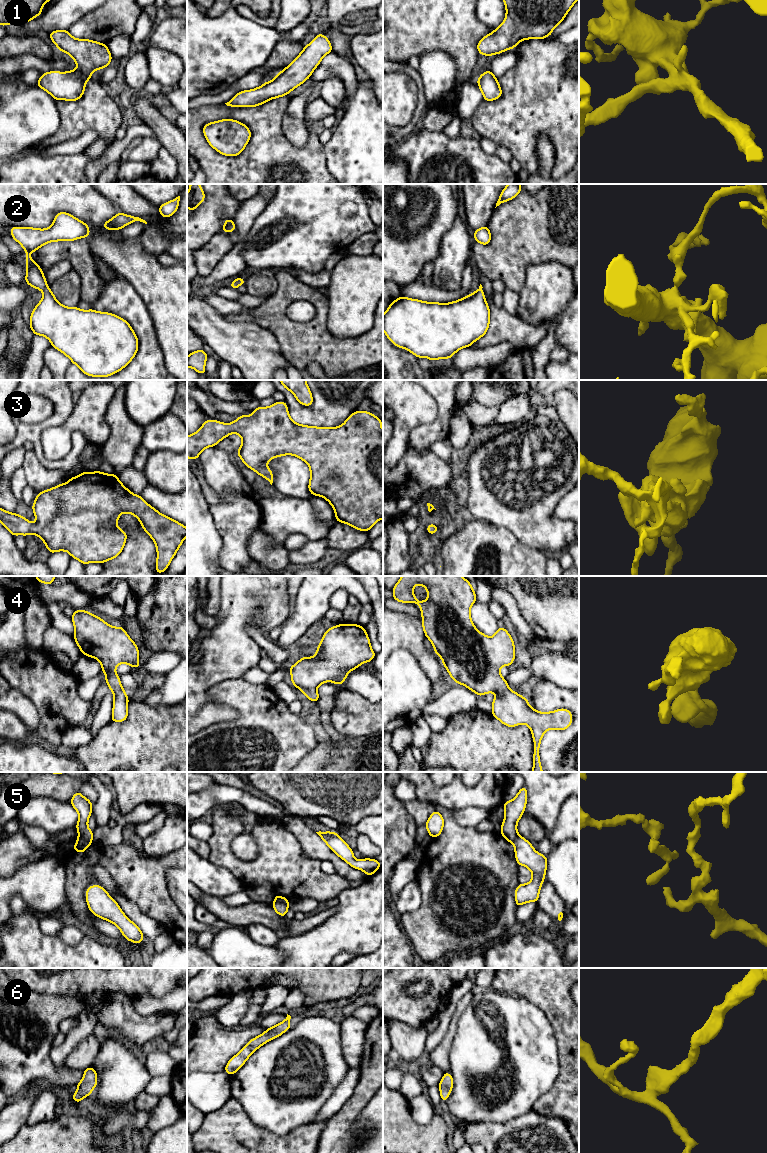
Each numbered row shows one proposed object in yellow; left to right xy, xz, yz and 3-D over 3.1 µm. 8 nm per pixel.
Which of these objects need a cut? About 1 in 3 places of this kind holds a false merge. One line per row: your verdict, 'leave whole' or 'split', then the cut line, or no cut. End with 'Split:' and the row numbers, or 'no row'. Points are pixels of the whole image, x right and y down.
1: leave whole; cut none
2: leave whole; cut none
3: leave whole; cut none
4: leave whole; cut none
5: split; cut xy (78, 838), (91, 842)
6: leave whole; cut none
Split: 5

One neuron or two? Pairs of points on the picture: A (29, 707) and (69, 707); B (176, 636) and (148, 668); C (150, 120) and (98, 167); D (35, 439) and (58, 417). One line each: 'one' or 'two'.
A: two
B: two
C: two
D: one

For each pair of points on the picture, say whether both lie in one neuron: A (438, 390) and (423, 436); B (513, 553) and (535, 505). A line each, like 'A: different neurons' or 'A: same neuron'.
A: same neuron
B: different neurons

